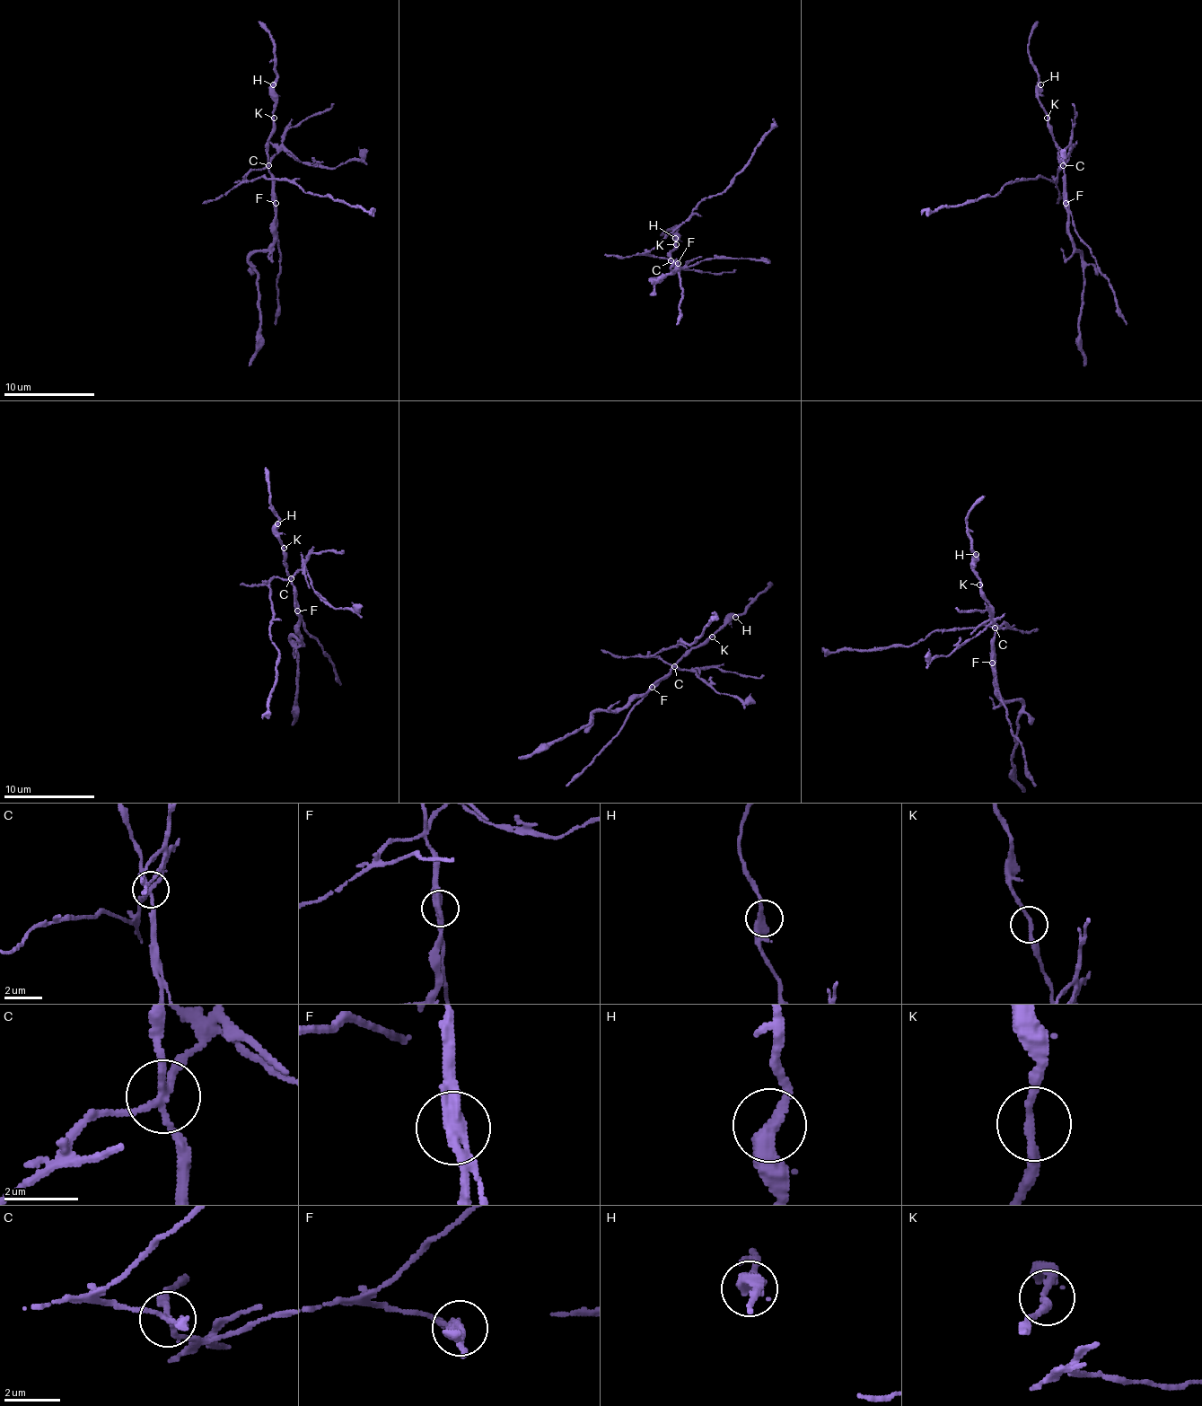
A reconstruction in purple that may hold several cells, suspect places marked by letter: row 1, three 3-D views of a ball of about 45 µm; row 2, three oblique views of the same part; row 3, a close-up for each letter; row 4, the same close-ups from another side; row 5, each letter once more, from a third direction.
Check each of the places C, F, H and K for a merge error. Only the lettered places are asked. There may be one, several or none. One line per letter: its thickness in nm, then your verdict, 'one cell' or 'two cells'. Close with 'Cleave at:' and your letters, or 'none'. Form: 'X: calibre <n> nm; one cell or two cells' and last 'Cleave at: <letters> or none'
C: calibre 180 nm; two cells
F: calibre 360 nm; two cells
H: calibre 380 nm; one cell
K: calibre 200 nm; one cell
Cleave at: C, F

